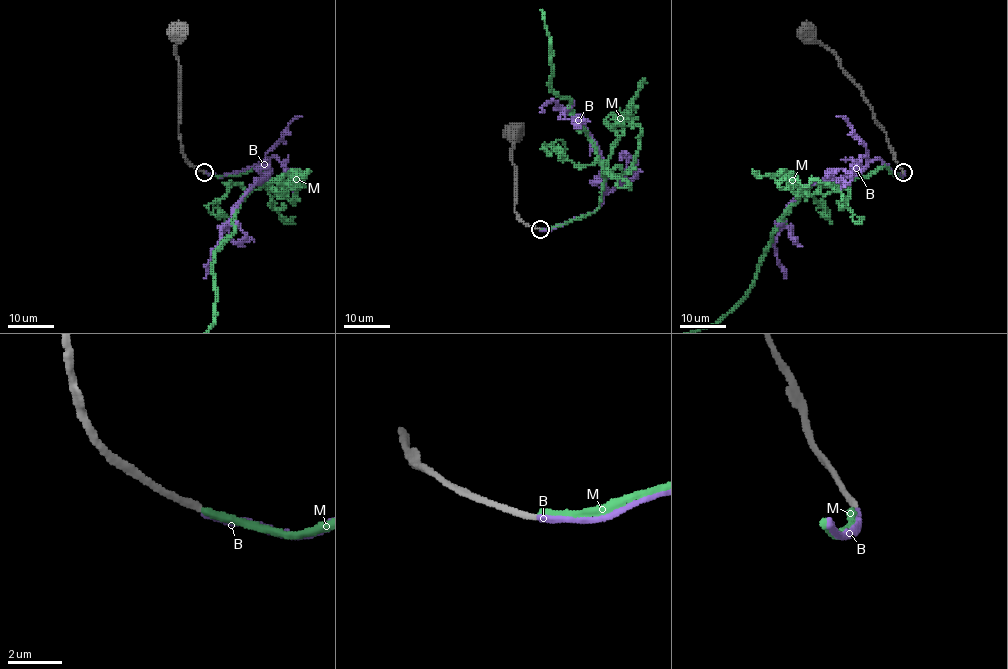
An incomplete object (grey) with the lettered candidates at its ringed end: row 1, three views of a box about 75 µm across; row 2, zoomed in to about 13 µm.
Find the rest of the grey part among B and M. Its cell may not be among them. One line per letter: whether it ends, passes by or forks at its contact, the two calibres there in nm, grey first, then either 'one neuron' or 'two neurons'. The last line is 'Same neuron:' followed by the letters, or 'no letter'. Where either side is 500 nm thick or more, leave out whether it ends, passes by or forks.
B: it ends; calibres 260 and 260 nm; one neuron
M: it ends; calibres 280 and 280 nm; two neurons
Same neuron: B

